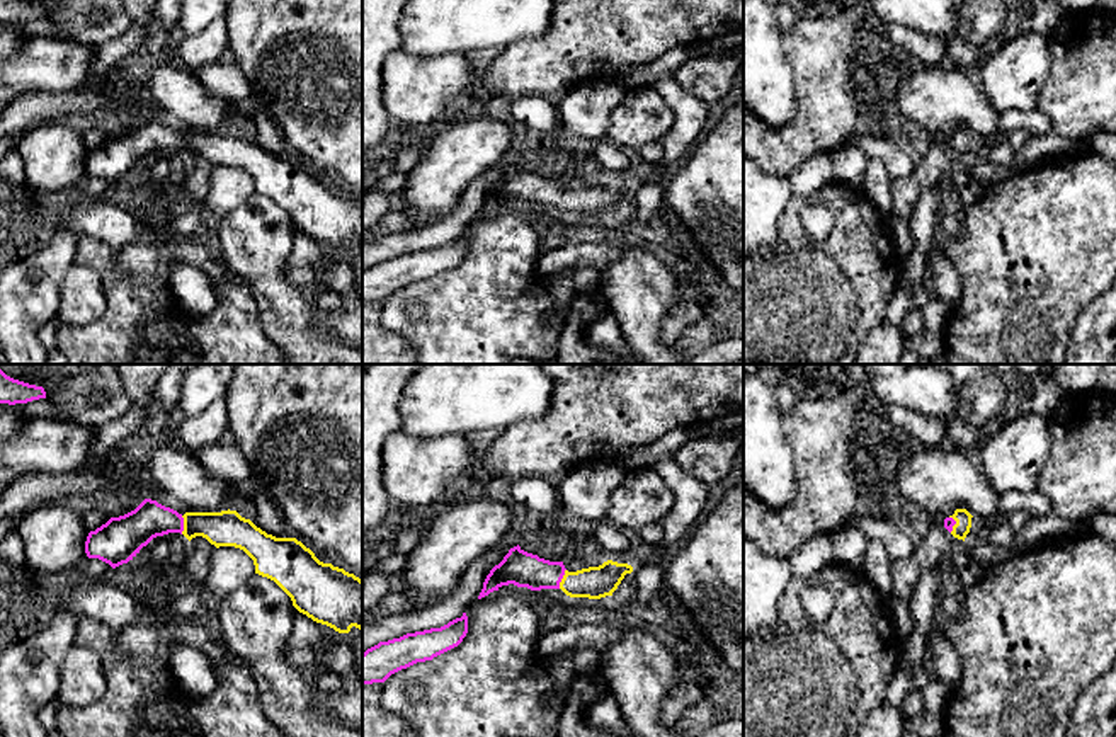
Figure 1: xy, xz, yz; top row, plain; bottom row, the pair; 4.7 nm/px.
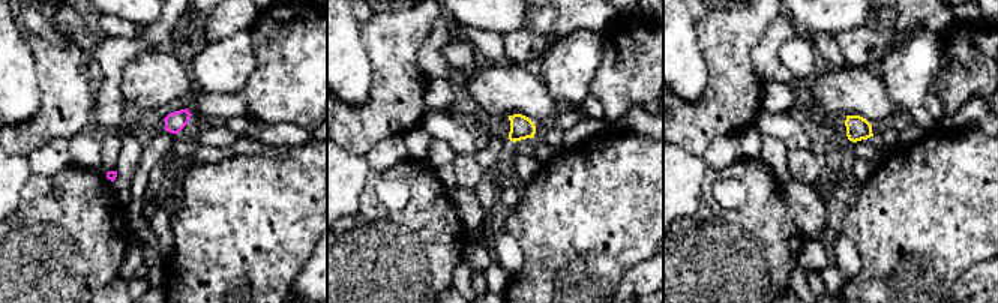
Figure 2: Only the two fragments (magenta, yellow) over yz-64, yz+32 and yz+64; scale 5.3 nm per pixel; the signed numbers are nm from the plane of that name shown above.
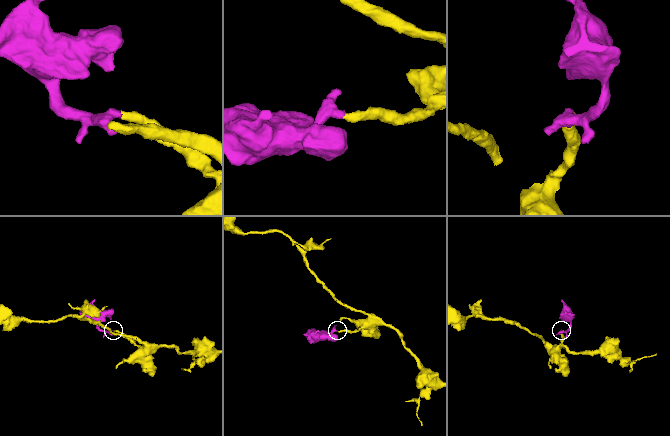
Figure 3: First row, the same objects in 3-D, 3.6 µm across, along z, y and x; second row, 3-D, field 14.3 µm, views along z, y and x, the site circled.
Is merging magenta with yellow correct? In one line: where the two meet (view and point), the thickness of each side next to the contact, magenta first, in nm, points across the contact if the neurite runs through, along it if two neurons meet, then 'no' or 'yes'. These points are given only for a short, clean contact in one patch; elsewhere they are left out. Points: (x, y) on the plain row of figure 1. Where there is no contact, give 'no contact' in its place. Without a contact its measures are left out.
meets magenta in xz at (560, 198); 170 nm thick on the magenta side, 160 nm on the other; runs through xz (523, 188), (560, 198), (594, 201); yes

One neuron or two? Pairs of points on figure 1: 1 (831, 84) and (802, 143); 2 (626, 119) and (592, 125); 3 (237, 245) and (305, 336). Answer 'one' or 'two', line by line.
1: one
2: two
3: one

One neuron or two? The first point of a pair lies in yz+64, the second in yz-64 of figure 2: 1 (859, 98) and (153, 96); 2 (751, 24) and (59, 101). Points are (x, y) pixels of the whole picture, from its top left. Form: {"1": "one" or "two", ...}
{"1": "one", "2": "one"}

